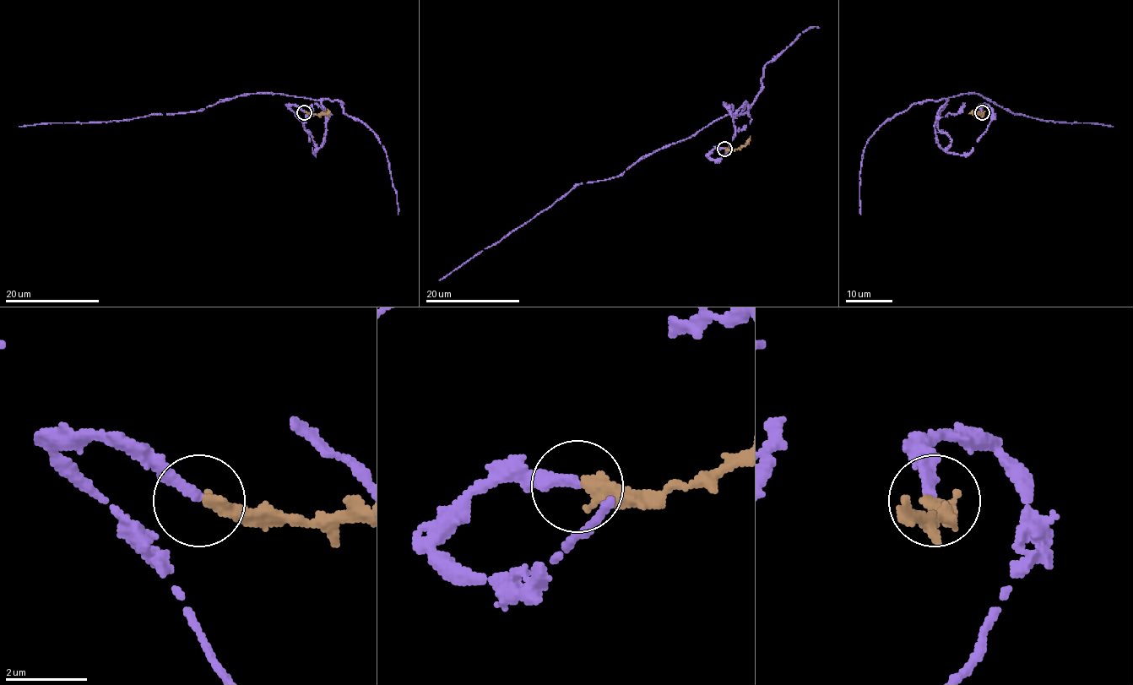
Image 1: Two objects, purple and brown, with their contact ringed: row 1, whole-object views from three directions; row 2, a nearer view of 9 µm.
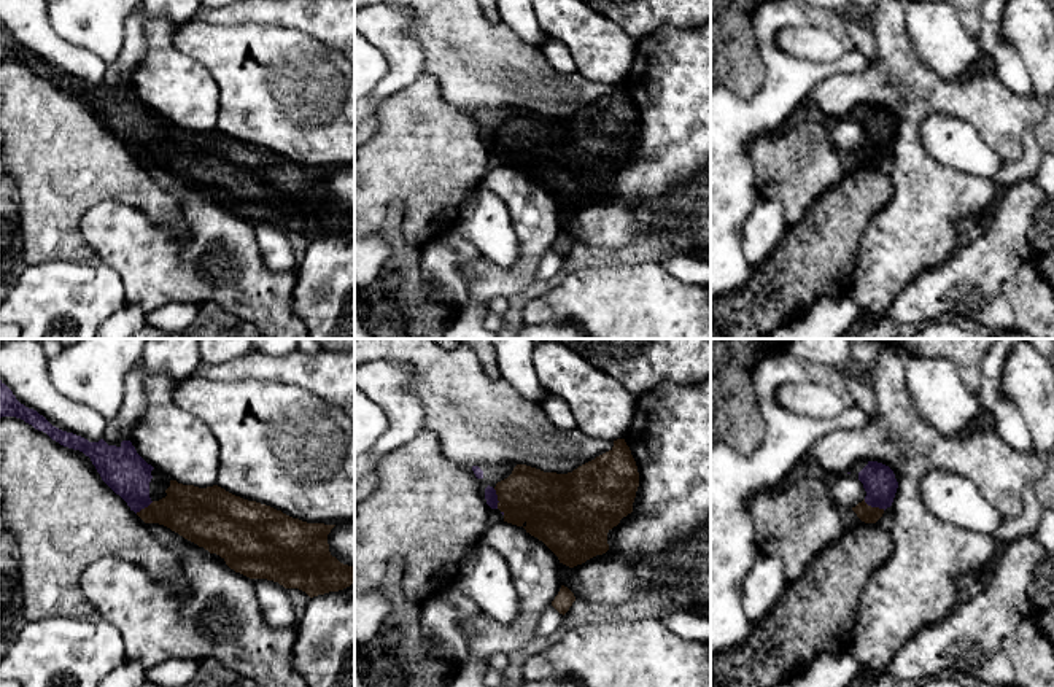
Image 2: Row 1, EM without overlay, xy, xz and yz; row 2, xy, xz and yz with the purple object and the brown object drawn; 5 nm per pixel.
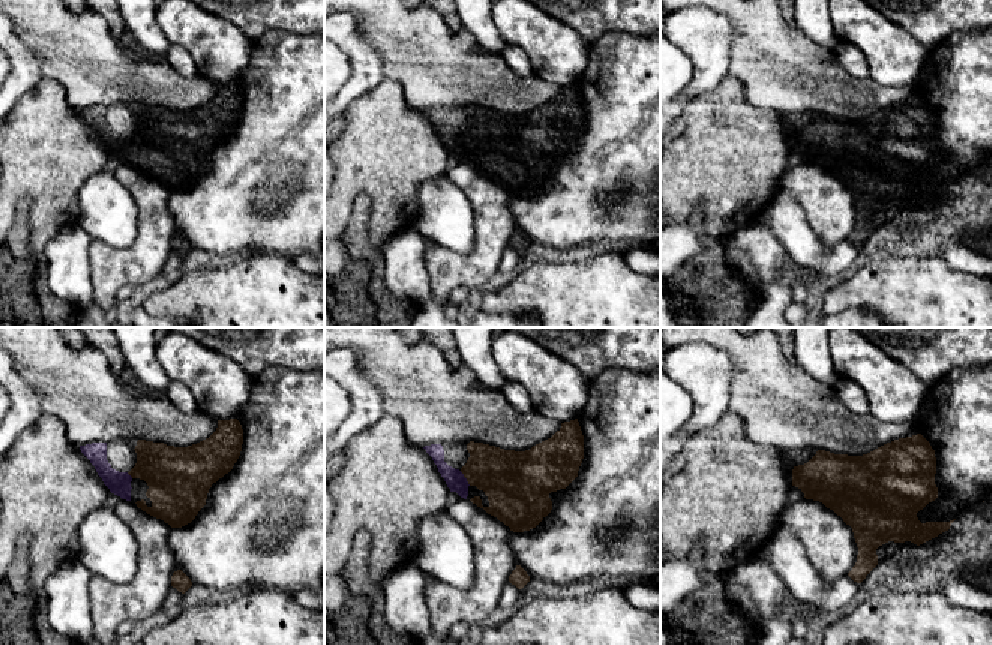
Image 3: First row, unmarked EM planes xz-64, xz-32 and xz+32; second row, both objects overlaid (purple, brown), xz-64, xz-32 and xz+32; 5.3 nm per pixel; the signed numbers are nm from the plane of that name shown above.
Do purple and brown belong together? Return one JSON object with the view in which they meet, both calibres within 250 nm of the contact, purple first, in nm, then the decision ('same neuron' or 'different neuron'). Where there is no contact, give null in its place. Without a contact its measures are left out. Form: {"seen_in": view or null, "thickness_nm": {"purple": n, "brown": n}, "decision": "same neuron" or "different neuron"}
{"seen_in": "yz", "thickness_nm": {"purple": 170, "brown": 90}, "decision": "same neuron"}

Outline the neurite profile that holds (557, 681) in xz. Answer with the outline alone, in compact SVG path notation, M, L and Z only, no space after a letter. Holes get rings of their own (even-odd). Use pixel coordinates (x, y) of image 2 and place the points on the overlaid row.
M561 677L545 679L545 681L521 681L518 687L582 687L575 681L566 681Z

